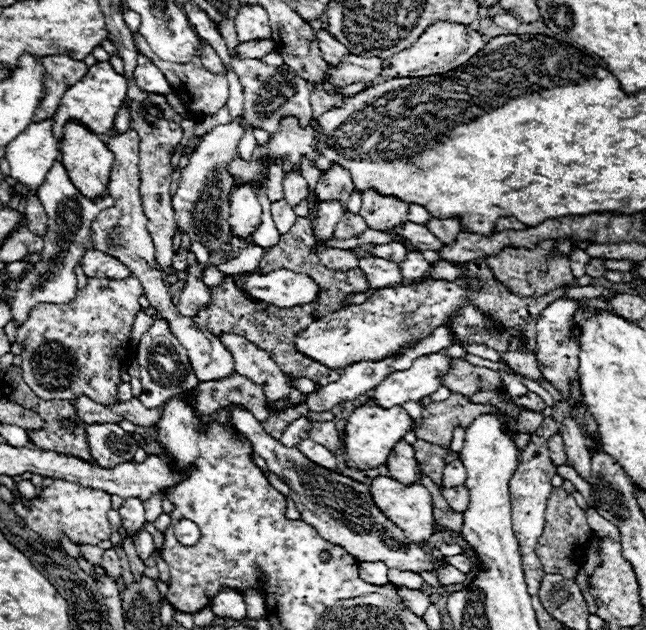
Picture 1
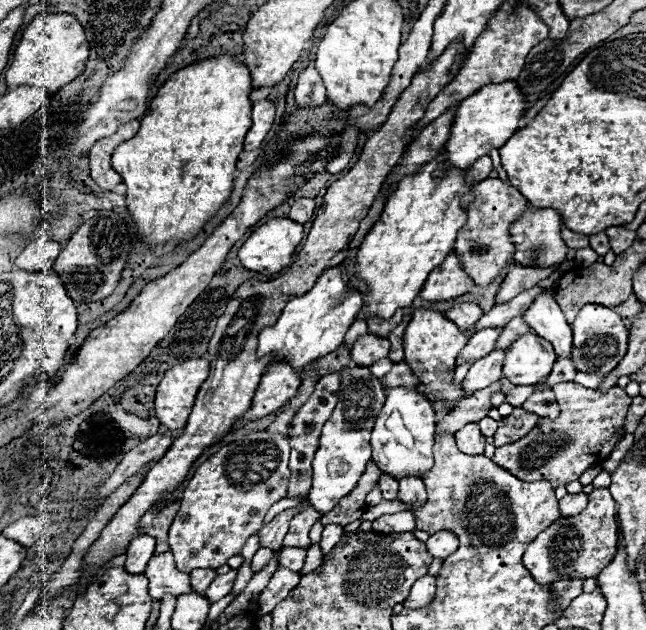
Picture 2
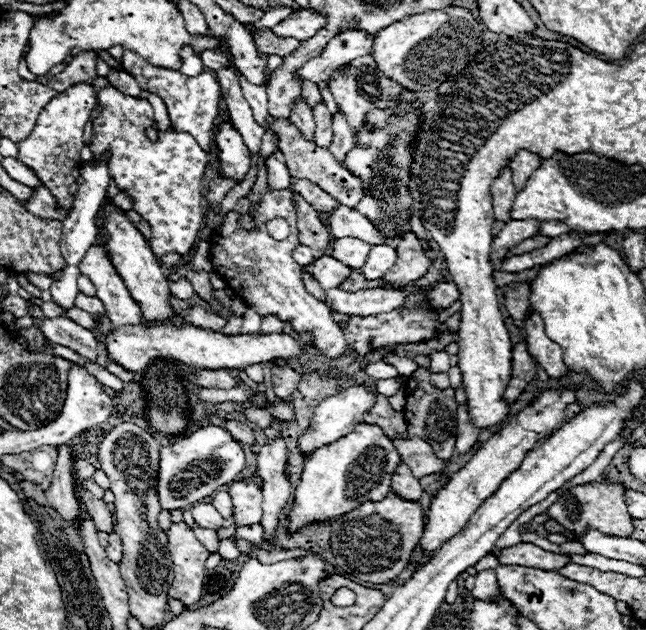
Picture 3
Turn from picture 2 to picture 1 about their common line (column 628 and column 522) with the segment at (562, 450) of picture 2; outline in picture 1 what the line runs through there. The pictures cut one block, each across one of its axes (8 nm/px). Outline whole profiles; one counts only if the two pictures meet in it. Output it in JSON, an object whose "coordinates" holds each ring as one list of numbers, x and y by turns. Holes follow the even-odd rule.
{"coordinates":[[528,392,528,394,522,396,522,398,514,398,514,402,516,402,518,406,524,406,524,408,530,408,530,410,536,410,536,412,542,412,542,410,546,408,546,404,542,402,542,398,536,396,534,392]]}

